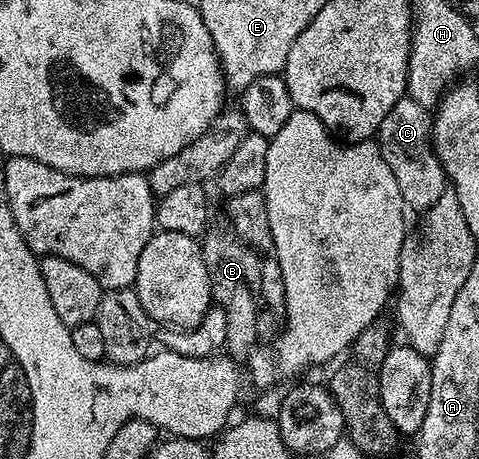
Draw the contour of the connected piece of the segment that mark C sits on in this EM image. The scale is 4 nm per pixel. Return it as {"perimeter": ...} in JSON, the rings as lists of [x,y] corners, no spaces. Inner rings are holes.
{"perimeter":[[[405,96],[394,104],[394,108],[390,108],[386,120],[382,120],[378,135],[380,151],[386,164],[390,164],[390,172],[394,172],[394,180],[398,180],[405,203],[417,212],[427,210],[446,189],[446,175],[432,145],[433,121],[429,107]]]}

